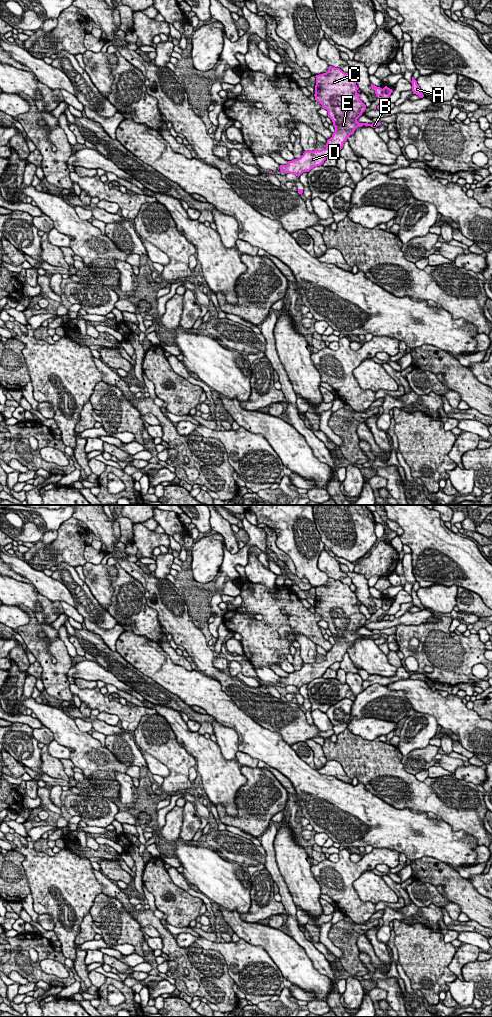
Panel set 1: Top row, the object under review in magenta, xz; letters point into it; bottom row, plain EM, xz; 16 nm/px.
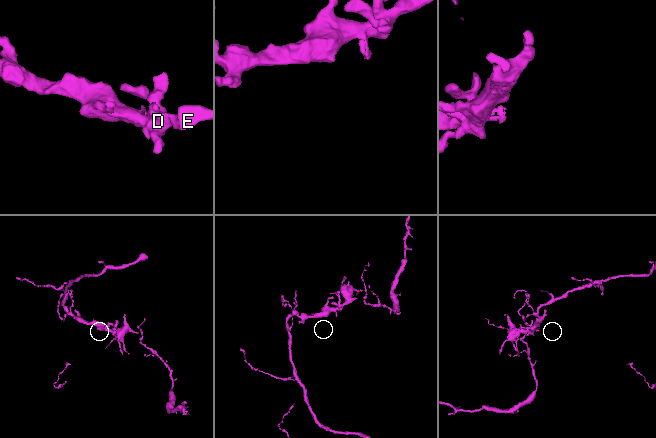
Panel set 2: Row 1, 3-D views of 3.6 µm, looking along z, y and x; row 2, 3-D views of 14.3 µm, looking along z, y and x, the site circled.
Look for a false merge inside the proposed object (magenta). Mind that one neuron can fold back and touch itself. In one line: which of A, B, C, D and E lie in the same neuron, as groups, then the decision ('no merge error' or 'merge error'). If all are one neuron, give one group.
A / B C D E | merge error

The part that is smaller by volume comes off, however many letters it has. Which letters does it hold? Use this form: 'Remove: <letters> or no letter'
Remove: A

